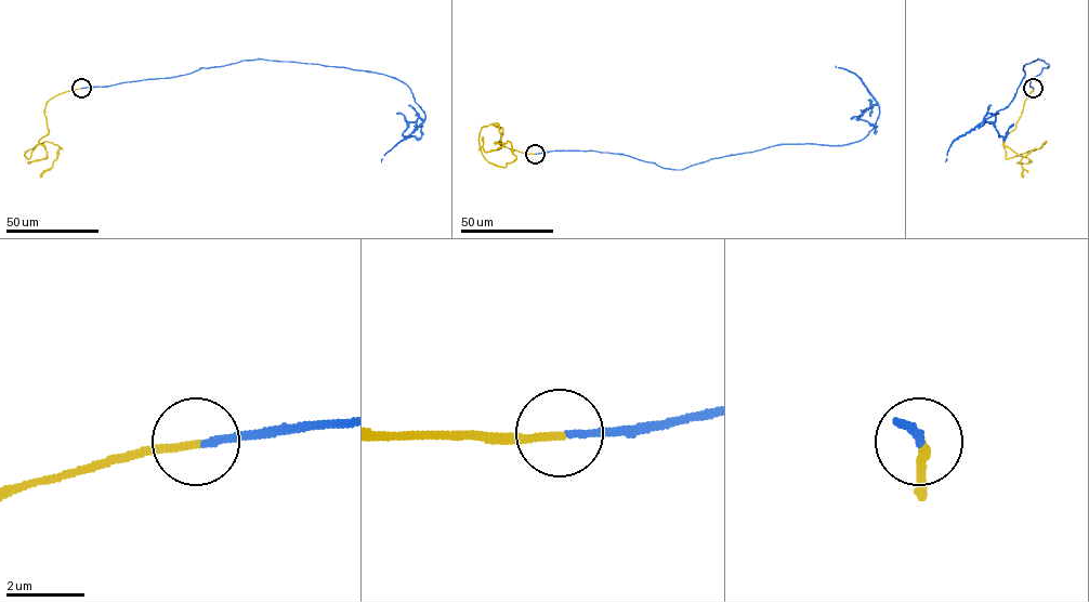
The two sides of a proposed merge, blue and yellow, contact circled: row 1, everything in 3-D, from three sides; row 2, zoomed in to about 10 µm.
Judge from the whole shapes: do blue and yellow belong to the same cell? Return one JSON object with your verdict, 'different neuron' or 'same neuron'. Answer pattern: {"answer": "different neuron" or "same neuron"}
{"answer": "same neuron"}

